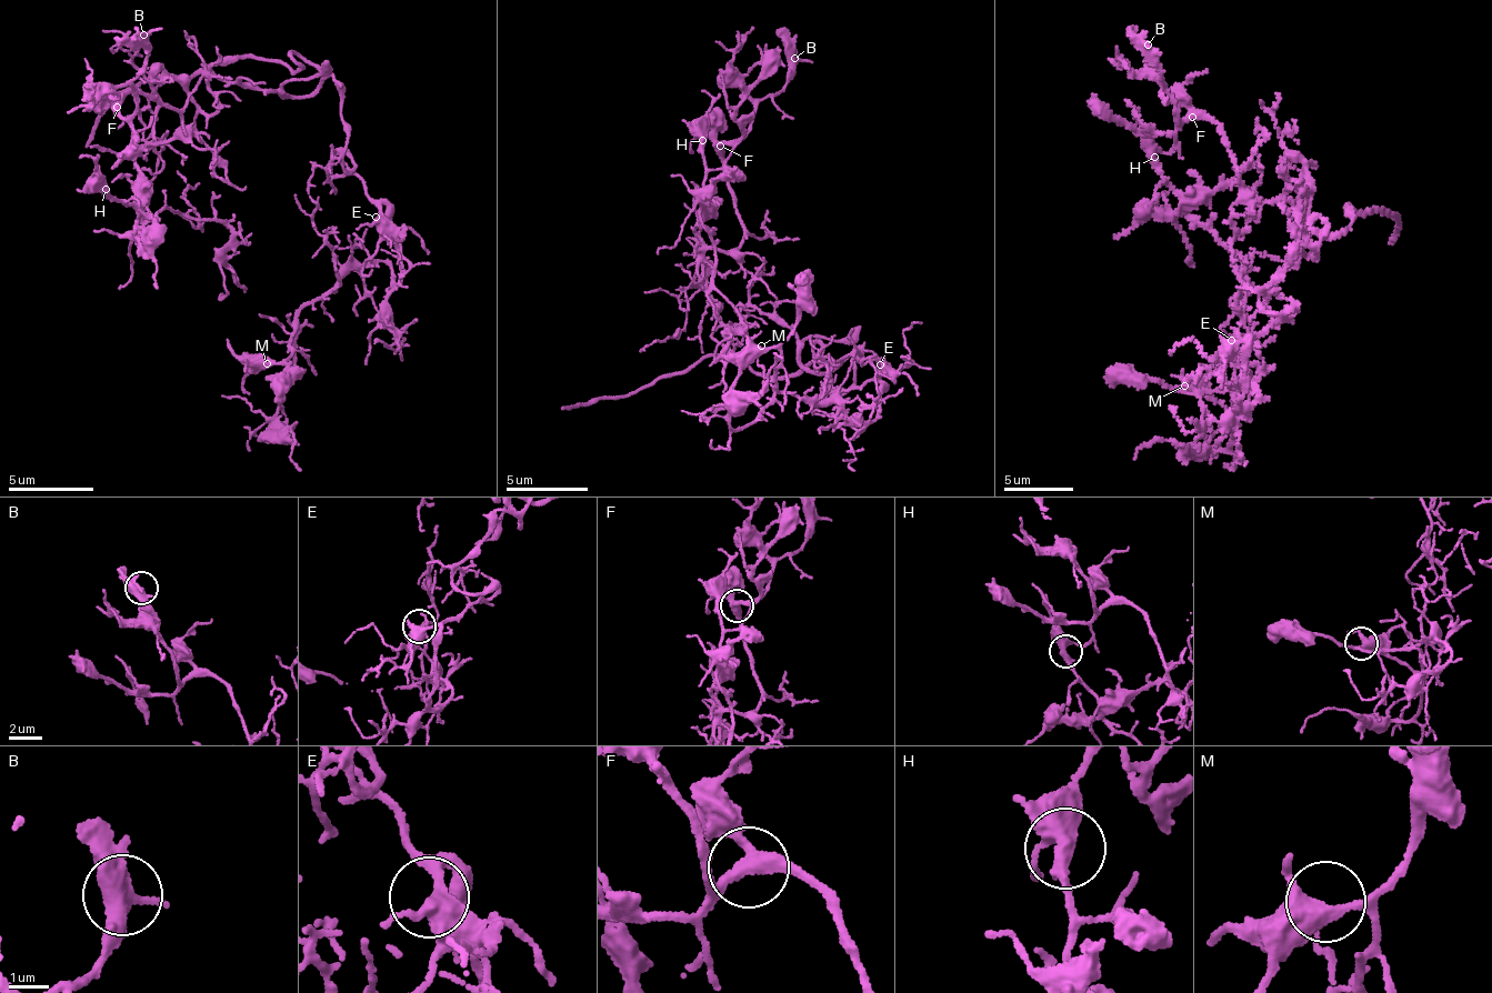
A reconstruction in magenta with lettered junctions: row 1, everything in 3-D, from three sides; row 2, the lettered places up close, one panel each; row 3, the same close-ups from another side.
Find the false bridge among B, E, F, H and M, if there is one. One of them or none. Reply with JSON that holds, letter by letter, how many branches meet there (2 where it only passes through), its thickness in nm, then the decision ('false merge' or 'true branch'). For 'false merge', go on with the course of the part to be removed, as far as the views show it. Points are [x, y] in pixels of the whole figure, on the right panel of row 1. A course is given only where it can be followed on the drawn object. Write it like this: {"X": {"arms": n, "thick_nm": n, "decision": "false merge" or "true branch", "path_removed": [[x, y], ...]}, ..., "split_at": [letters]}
{"B": {"arms": 3, "thick_nm": 400, "decision": "true branch"}, "E": {"arms": 3, "thick_nm": 380, "decision": "true branch"}, "F": {"arms": 3, "thick_nm": 360, "decision": "true branch"}, "H": {"arms": 3, "thick_nm": 420, "decision": "true branch"}, "M": {"arms": 3, "thick_nm": 420, "decision": "true branch"}, "split_at": []}

